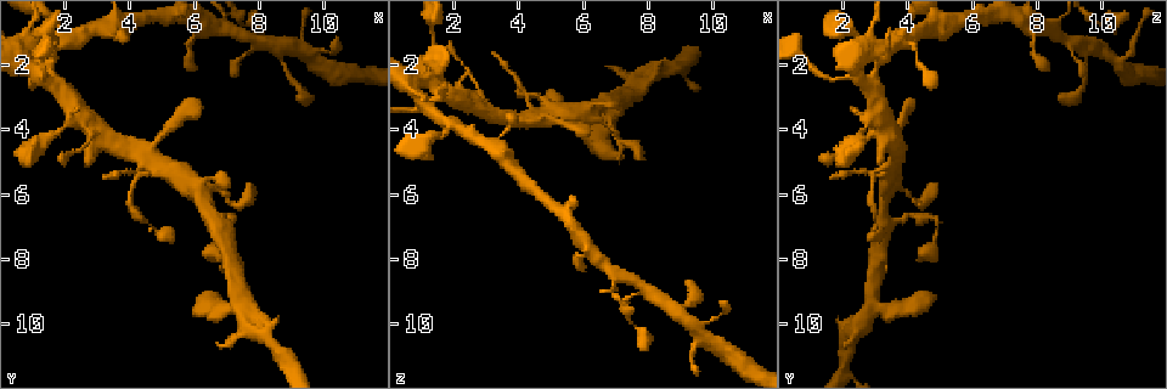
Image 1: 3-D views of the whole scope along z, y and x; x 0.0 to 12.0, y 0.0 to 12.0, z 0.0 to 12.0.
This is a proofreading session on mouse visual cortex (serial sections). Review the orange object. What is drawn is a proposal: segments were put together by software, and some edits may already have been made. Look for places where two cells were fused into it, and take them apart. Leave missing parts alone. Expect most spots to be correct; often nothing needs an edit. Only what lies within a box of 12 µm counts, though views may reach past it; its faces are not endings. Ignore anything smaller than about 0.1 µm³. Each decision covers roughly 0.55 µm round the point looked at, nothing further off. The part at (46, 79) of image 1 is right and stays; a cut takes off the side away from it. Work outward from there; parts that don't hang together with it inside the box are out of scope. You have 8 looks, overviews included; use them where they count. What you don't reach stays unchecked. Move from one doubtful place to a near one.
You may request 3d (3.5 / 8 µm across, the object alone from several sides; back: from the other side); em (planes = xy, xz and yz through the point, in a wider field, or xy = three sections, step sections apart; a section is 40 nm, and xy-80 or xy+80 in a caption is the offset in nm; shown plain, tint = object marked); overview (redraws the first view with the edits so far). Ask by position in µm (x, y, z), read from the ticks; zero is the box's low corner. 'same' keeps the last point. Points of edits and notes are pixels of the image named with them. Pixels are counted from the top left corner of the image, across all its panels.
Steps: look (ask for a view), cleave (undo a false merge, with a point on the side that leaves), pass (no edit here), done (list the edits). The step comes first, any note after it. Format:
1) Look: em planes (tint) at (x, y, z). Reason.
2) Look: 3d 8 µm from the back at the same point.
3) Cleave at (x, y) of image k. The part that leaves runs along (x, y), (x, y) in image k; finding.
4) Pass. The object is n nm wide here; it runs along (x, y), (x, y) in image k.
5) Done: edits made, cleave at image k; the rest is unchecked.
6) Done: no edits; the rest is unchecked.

Look: 3d 3.5 µm at (1.7, 1.4, 3.7). Small branch off a trunk.

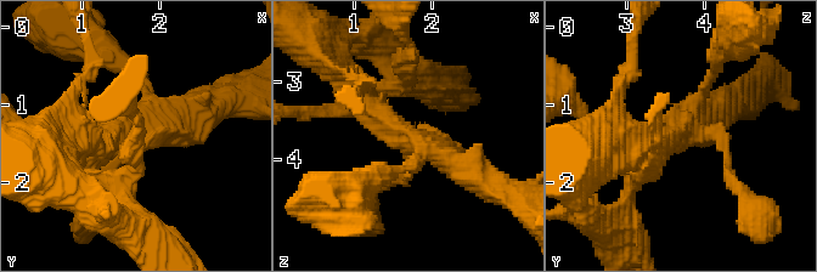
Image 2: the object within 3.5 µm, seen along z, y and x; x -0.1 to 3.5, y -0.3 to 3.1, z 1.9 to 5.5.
Look: em xy step 3 (tint) at (1.75, 1.30, 3.70). 4 arms meet here; the arms are 150, 150, 400, 400 nm wide.

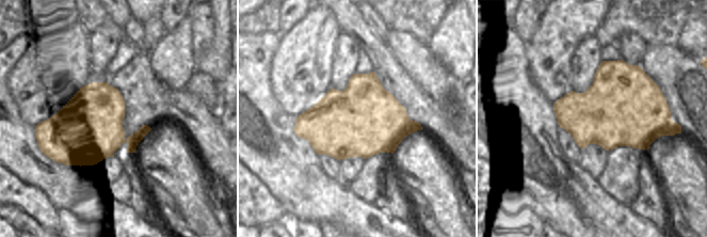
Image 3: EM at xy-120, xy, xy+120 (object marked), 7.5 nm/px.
Look: em planes (tint) at the same point.

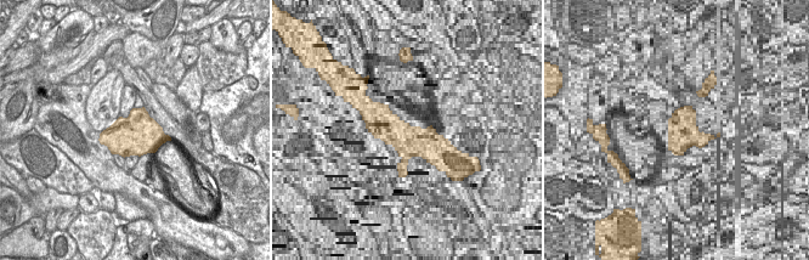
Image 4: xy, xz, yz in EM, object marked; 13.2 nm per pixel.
Pass. All the same cell.

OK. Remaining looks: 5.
Look: 3d 8 µm at (4.3, 5.2, 3.1). Sudden change in width.

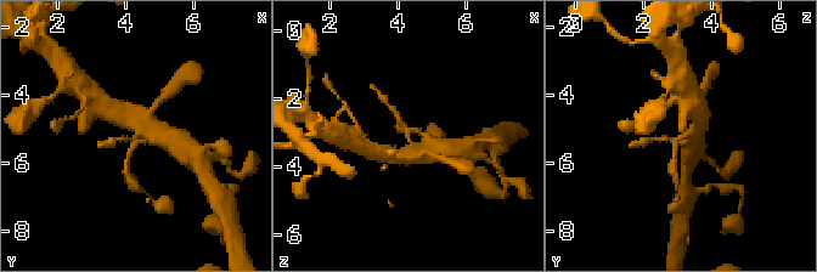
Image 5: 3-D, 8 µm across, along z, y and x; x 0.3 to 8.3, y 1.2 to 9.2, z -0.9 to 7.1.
Look: em planes (tint) at (4.3, 5.2, 3.1). Need the tissue.

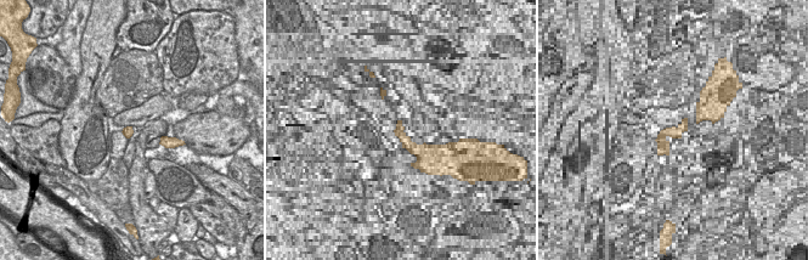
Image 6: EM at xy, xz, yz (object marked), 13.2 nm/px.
Pass. It runs along (700, 118), (676, 139), (672, 169) in image 5; continuous, no second cell.

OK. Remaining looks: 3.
Look: 3d 3.5 µm at (6.1, 0.9, 7.8). Sudden change in width.

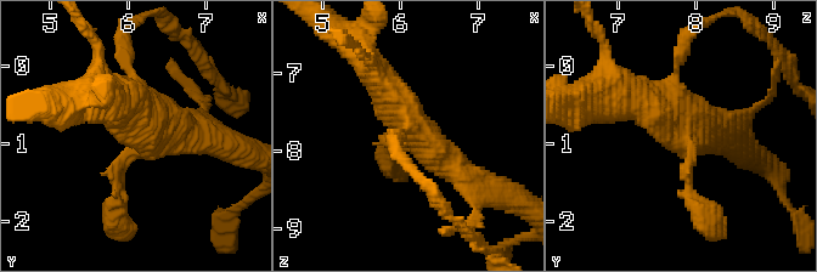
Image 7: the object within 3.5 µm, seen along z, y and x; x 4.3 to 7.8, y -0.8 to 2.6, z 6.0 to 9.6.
Look: em xy step 5 (tint) at (6.20, 0.90, 7.80). Need the tissue.

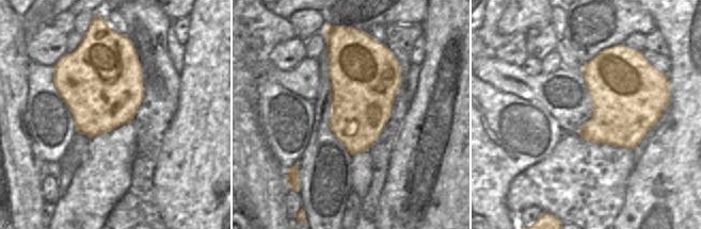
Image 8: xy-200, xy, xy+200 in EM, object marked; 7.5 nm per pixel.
Look: em planes (tint) at the same point.

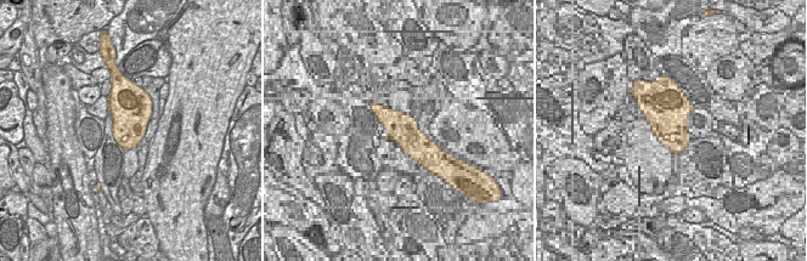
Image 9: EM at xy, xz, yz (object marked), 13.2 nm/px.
Pass. It runs along (632, 97), (672, 108), (694, 205) in image 7; continuous, no second cell.

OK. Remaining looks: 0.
Done: no edits; the rest is unchecked.

